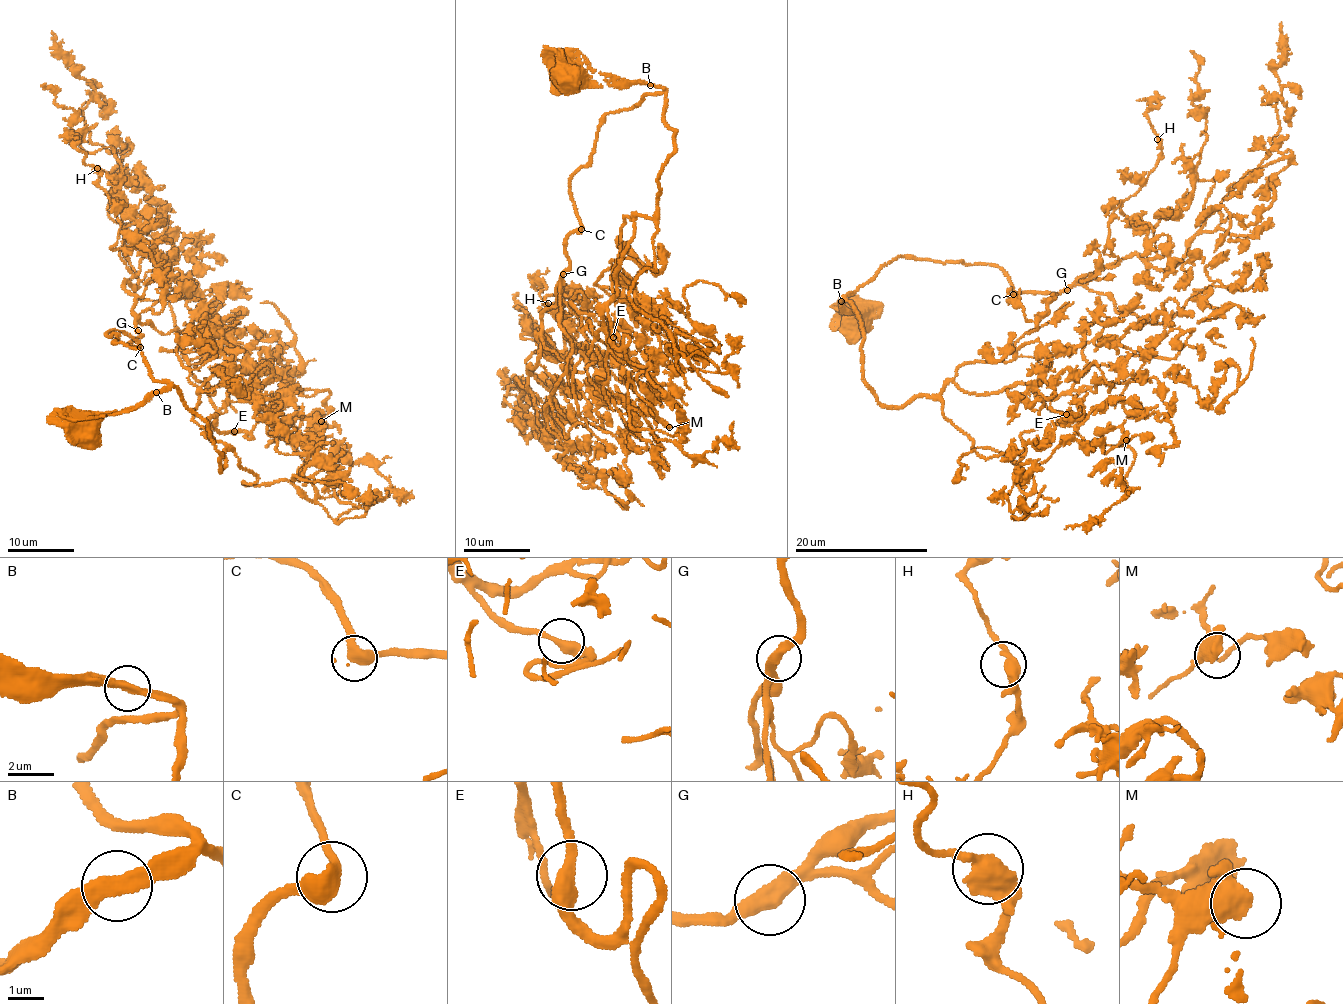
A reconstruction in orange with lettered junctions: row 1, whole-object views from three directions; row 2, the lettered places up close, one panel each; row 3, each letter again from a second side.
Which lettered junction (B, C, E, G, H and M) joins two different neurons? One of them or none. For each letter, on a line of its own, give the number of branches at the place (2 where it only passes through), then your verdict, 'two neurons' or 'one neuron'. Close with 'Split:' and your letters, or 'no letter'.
B: 2 branches meet; one neuron
C: 2 branches meet; one neuron
E: 2 branches meet; one neuron
G: 2 branches meet; one neuron
H: 2 branches meet; one neuron
M: 2 branches meet; one neuron
Split: no letter

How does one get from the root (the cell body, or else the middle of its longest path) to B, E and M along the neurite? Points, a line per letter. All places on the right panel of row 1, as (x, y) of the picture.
B: (851, 321), (845, 310), (840, 313), (841, 301)
E: (851, 321), (882, 404), (936, 396), (950, 381), (978, 394), (1018, 384), (1066, 414)
M: (851, 321), (887, 405), (950, 381), (1057, 399), (1156, 378), (1174, 443), (1095, 441), (1126, 440)

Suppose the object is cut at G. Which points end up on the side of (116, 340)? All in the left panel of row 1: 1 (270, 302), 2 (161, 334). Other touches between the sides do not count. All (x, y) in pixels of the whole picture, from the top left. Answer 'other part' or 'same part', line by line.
1: same part
2: other part

